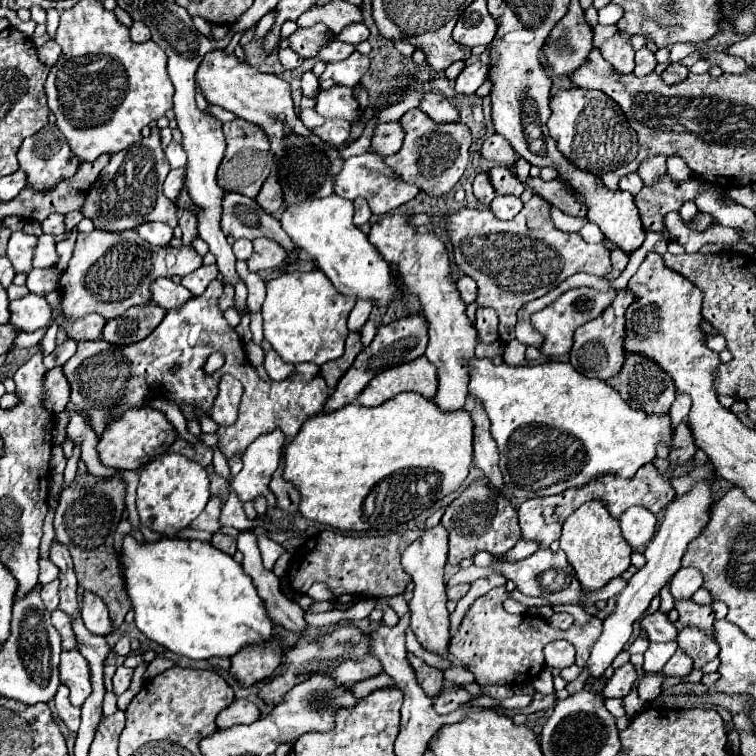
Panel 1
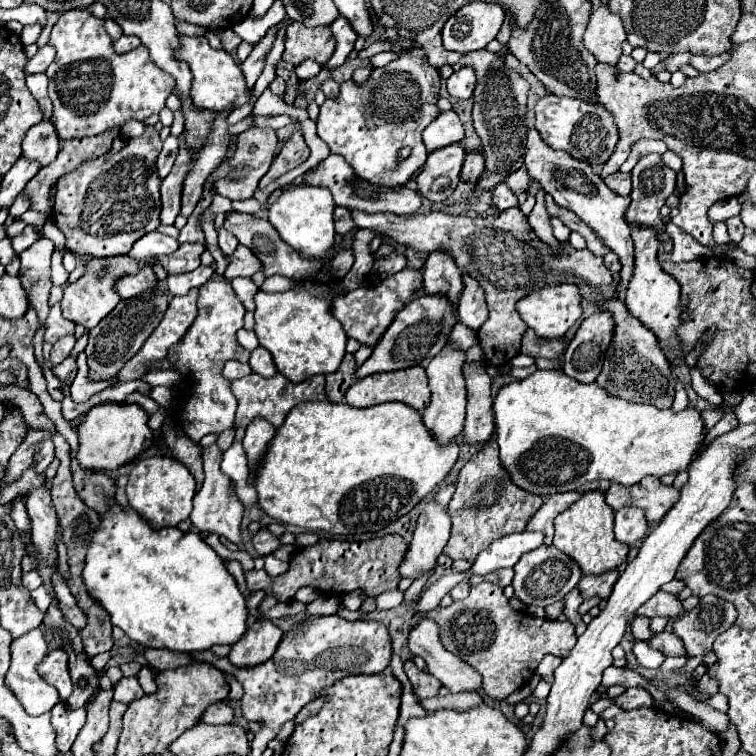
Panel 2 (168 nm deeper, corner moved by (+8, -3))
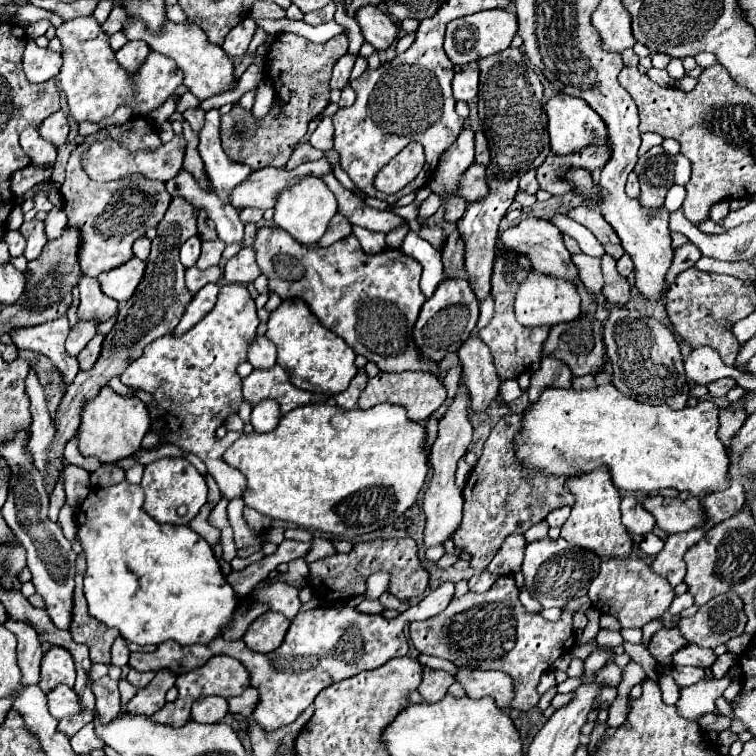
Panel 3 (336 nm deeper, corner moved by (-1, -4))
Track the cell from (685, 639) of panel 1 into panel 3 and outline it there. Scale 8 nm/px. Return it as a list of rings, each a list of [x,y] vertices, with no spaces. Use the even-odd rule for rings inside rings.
[[[723,593],[699,607],[699,611],[679,621],[681,635],[699,647],[715,649],[733,637],[739,637],[745,629],[747,615],[743,613],[743,601],[737,593]]]

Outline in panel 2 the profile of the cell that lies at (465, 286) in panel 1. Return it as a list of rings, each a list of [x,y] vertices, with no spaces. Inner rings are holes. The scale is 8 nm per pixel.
[[[448,250],[432,252],[424,264],[424,290],[428,294],[444,294],[450,302],[456,302],[462,286],[460,268]]]

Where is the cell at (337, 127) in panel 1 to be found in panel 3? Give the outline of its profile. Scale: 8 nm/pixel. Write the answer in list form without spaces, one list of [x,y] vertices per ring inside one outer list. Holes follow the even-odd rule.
[[[301,141],[301,143],[297,143],[297,147],[295,147],[291,159],[287,161],[285,169],[295,169],[295,167],[301,165],[301,163],[315,161],[315,159],[321,159],[321,157],[323,157],[323,153],[321,153],[319,149],[315,149],[315,147],[313,147],[311,143],[307,143],[307,141]]]

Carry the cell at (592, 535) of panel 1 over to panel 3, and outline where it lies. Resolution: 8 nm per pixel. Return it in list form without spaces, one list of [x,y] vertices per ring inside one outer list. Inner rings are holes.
[[[601,467],[577,479],[569,479],[569,491],[575,495],[575,503],[569,519],[561,527],[561,537],[567,543],[581,545],[583,549],[593,551],[601,559],[629,557],[633,553],[633,539],[621,523],[621,511],[619,511],[621,497],[619,491],[613,487],[609,471]]]

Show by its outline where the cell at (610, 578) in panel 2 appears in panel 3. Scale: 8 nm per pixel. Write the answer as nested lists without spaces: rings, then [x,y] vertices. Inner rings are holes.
[[[635,557],[605,559],[601,563],[599,575],[591,581],[587,595],[593,609],[613,615],[619,619],[621,627],[643,627],[645,623],[661,617],[675,599],[673,587],[663,577],[657,577],[645,561]]]

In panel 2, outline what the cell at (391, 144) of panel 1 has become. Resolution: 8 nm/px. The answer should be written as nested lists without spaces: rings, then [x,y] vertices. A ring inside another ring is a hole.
[[[412,46],[404,50],[396,60],[392,60],[384,68],[374,68],[370,78],[362,84],[356,84],[354,80],[346,80],[340,86],[340,96],[336,100],[326,100],[320,106],[320,118],[318,118],[318,136],[330,146],[332,154],[340,154],[354,170],[354,174],[360,180],[366,180],[376,186],[388,186],[398,188],[408,182],[408,178],[426,162],[428,152],[422,142],[422,130],[442,112],[438,108],[440,98],[440,72],[428,64],[428,56],[422,48]],[[410,146],[414,152],[414,158],[408,158],[404,162],[398,162],[398,150]]]

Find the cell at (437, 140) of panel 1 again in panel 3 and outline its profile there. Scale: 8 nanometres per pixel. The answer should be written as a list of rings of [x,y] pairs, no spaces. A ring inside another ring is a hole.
[[[473,163],[465,175],[461,175],[461,183],[457,189],[457,195],[461,195],[465,201],[481,199],[487,193],[487,173],[483,165]]]

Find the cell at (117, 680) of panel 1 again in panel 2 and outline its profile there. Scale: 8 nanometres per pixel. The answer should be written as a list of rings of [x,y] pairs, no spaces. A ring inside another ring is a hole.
[[[122,678],[116,686],[114,686],[114,700],[130,704],[136,698],[142,698],[144,690],[138,684],[138,678]]]

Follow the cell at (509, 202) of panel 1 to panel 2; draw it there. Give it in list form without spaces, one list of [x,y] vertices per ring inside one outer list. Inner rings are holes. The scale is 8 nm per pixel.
[[[498,184],[498,186],[492,190],[492,198],[494,198],[494,206],[496,206],[498,210],[506,210],[506,208],[518,206],[516,194],[514,194],[506,184]]]

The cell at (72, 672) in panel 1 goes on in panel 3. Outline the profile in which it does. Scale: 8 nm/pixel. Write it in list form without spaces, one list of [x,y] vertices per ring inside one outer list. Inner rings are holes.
[[[51,647],[43,661],[41,661],[41,681],[39,687],[47,693],[51,689],[55,689],[59,683],[65,683],[69,687],[75,685],[75,665],[73,665],[73,657],[69,655],[69,651],[65,651],[63,647]]]

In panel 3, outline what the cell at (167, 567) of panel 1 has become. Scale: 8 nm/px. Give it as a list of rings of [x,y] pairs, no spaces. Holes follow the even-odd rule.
[[[127,481],[101,489],[101,487],[93,487],[89,497],[85,499],[85,503],[77,509],[77,523],[79,523],[79,531],[77,537],[85,549],[87,555],[87,573],[85,573],[85,597],[89,603],[89,615],[93,615],[97,621],[105,623],[107,627],[115,627],[121,631],[121,635],[127,641],[139,643],[139,645],[161,645],[165,641],[177,641],[181,645],[193,645],[193,643],[201,643],[201,645],[209,645],[215,637],[221,635],[221,631],[225,631],[225,623],[229,623],[229,619],[233,619],[233,611],[237,609],[237,603],[241,599],[237,599],[237,595],[233,593],[233,587],[227,583],[211,545],[193,529],[189,529],[187,525],[161,525],[157,523],[153,517],[149,517],[143,509],[143,489],[139,485],[131,485]]]

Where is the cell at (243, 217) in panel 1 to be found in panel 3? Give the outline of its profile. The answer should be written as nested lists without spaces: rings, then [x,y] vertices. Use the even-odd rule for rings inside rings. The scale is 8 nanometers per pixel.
[[[259,227],[251,247],[257,253],[257,265],[261,267],[263,275],[267,275],[269,279],[271,291],[279,293],[281,299],[301,297],[303,301],[307,301],[311,311],[325,327],[329,327],[333,333],[343,337],[355,353],[361,353],[369,361],[375,361],[381,371],[409,369],[409,371],[439,373],[437,363],[423,363],[419,359],[419,353],[411,337],[411,329],[417,321],[419,309],[425,303],[425,295],[419,289],[421,265],[415,259],[407,257],[399,249],[385,249],[379,255],[367,255],[363,253],[355,235],[349,235],[323,249],[321,247],[305,249],[303,245],[293,241],[291,235],[287,235],[287,231],[281,231],[279,227]]]

